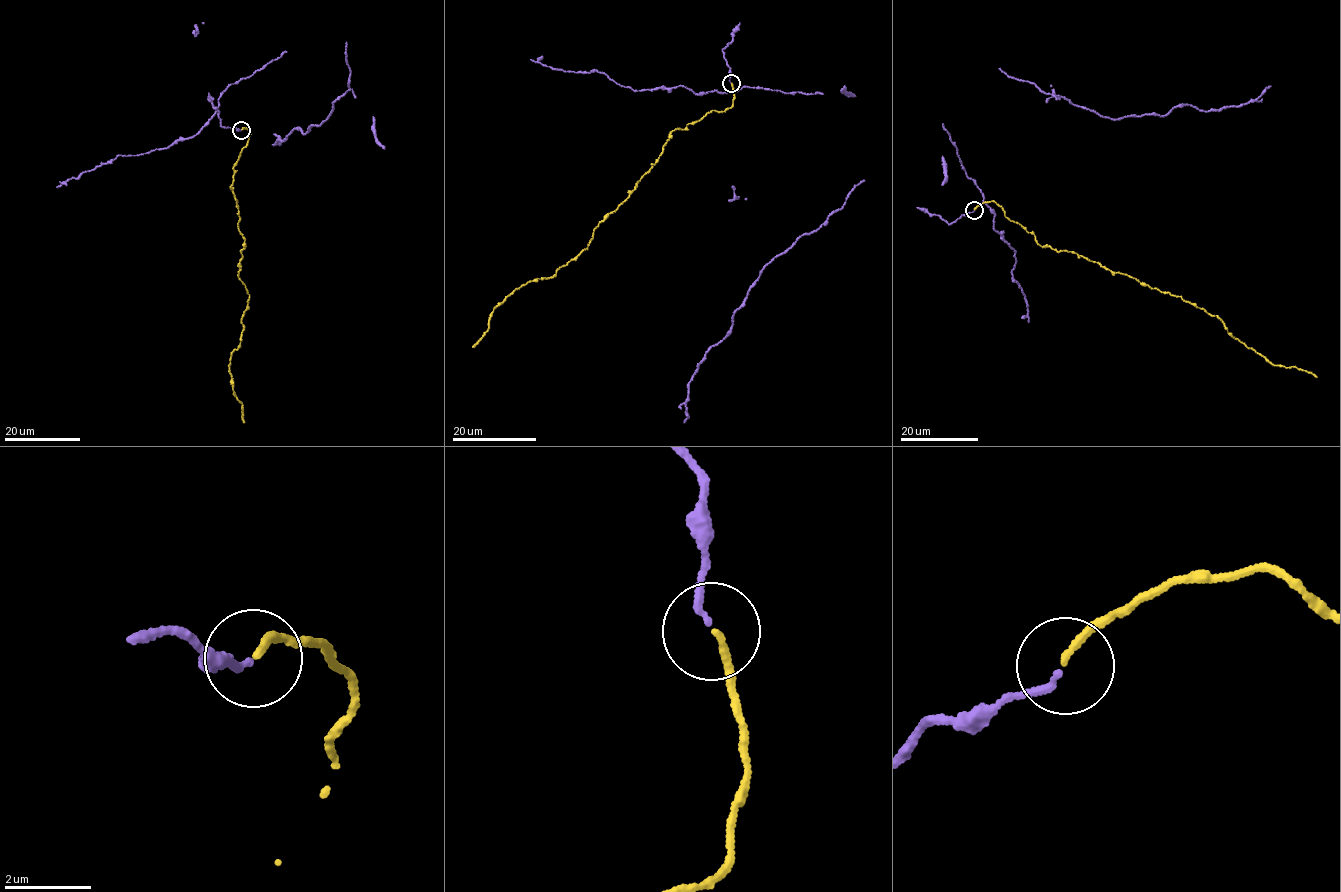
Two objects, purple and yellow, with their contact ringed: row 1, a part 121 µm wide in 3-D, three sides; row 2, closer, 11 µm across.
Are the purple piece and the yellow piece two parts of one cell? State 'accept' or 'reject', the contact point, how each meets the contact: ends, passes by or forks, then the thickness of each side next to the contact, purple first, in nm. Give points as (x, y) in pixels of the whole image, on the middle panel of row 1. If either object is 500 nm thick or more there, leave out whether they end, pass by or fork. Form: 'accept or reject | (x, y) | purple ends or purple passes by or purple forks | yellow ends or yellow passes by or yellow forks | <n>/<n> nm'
accept | (731, 83) | purple ends | yellow ends | 160/140 nm

